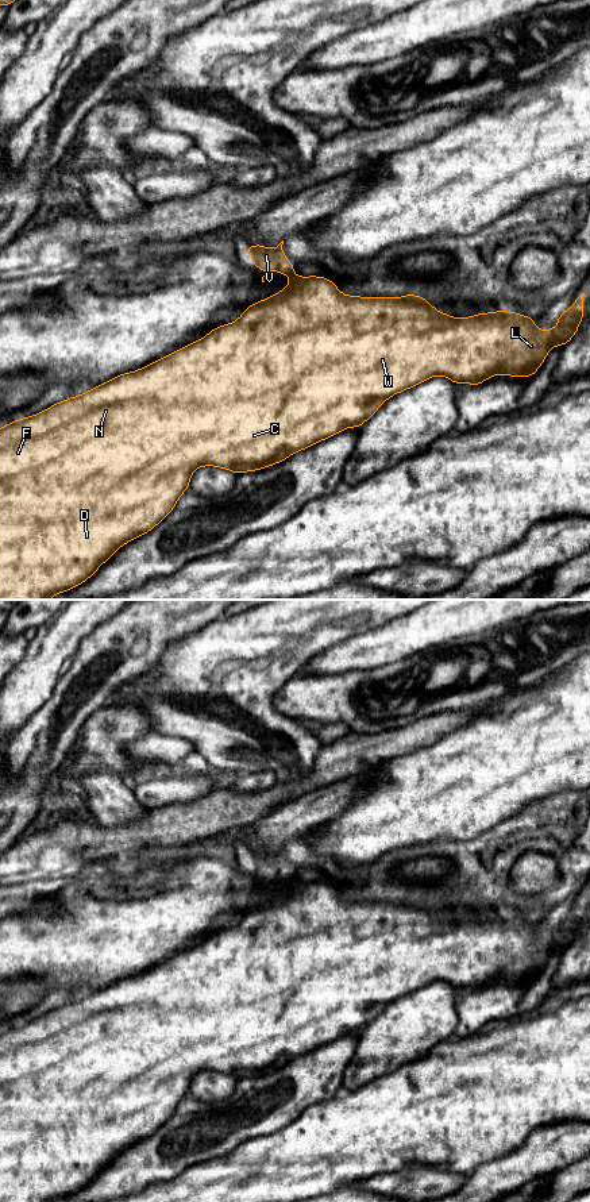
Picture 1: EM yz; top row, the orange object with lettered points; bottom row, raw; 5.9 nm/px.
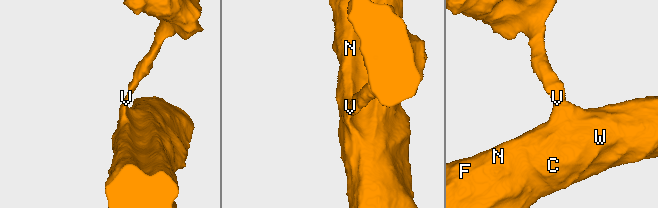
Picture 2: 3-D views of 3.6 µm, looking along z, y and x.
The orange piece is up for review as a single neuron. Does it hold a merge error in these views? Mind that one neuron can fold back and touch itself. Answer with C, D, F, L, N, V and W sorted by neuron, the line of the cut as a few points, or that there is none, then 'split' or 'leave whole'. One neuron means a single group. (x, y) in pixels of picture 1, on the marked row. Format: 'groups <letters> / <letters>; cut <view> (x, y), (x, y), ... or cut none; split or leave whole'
groups C D F L N V W; cut none; leave whole

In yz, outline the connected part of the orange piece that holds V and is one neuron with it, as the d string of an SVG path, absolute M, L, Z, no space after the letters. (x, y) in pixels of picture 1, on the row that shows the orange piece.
M284 240L274 249L267 249L262 244L252 244L248 249L244 250L246 257L251 257L254 266L257 269L263 270L278 270L278 274L289 276L290 282L289 285L278 292L277 294L267 297L265 300L261 300L250 307L247 307L243 312L243 315L234 323L228 323L220 327L213 328L207 336L201 338L200 340L194 340L193 343L188 344L186 347L182 347L177 351L173 351L171 354L163 357L162 359L153 362L136 371L124 373L120 374L112 380L109 380L105 384L101 384L80 396L66 398L58 404L51 405L43 412L39 412L31 417L22 417L19 420L15 420L5 427L0 428L0 600L49 600L50 597L68 592L81 583L84 583L88 578L90 578L97 569L107 562L122 546L131 542L132 539L139 538L140 535L147 533L151 531L155 525L158 525L166 516L170 515L170 512L174 509L178 498L182 496L185 490L189 488L192 473L201 467L201 466L215 466L227 469L230 471L234 471L236 475L244 471L257 471L263 467L269 467L271 465L279 463L289 458L292 454L305 450L324 439L328 439L343 429L348 427L360 428L360 425L369 420L377 409L392 396L404 392L406 389L410 389L416 385L420 385L421 382L429 380L433 375L444 375L446 378L454 381L458 386L464 382L470 382L471 388L482 384L483 381L489 380L490 377L494 377L497 374L506 374L509 377L532 377L540 367L540 365L544 362L548 351L555 346L564 347L576 334L578 327L582 321L582 317L585 315L583 312L583 293L575 300L575 303L563 313L559 315L559 319L556 324L548 330L541 331L539 330L533 321L536 317L527 317L524 315L516 313L516 312L508 312L508 311L495 311L491 313L483 313L479 311L477 316L470 317L460 317L455 319L451 315L444 315L443 312L435 309L425 297L414 296L414 294L404 294L398 298L390 298L390 297L359 297L359 296L347 296L339 292L338 286L325 277L298 277L294 274L294 265L292 262L286 261L285 253L282 250Z

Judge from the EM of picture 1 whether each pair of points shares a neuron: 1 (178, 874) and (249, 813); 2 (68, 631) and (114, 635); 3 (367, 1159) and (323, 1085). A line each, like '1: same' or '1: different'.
1: different
2: different
3: different

